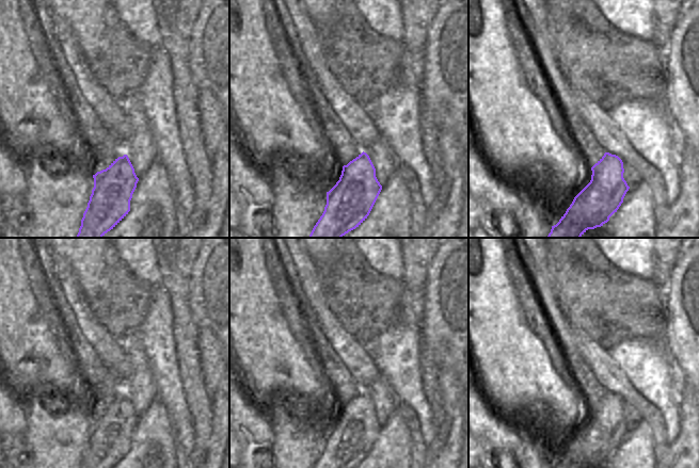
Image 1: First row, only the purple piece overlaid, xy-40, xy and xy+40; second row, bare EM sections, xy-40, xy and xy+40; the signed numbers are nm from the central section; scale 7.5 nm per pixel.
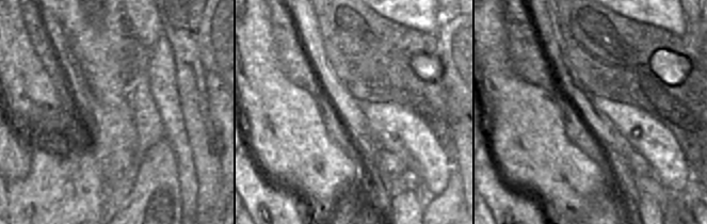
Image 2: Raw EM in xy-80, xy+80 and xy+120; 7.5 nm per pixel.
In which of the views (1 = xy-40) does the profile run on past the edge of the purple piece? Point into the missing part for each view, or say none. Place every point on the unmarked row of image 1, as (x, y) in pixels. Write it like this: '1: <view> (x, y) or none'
1: none

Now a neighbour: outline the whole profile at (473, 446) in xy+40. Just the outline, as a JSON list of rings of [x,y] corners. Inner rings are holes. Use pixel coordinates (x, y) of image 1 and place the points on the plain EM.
[[[468,431],[468,468],[476,468],[478,463],[478,443]]]

